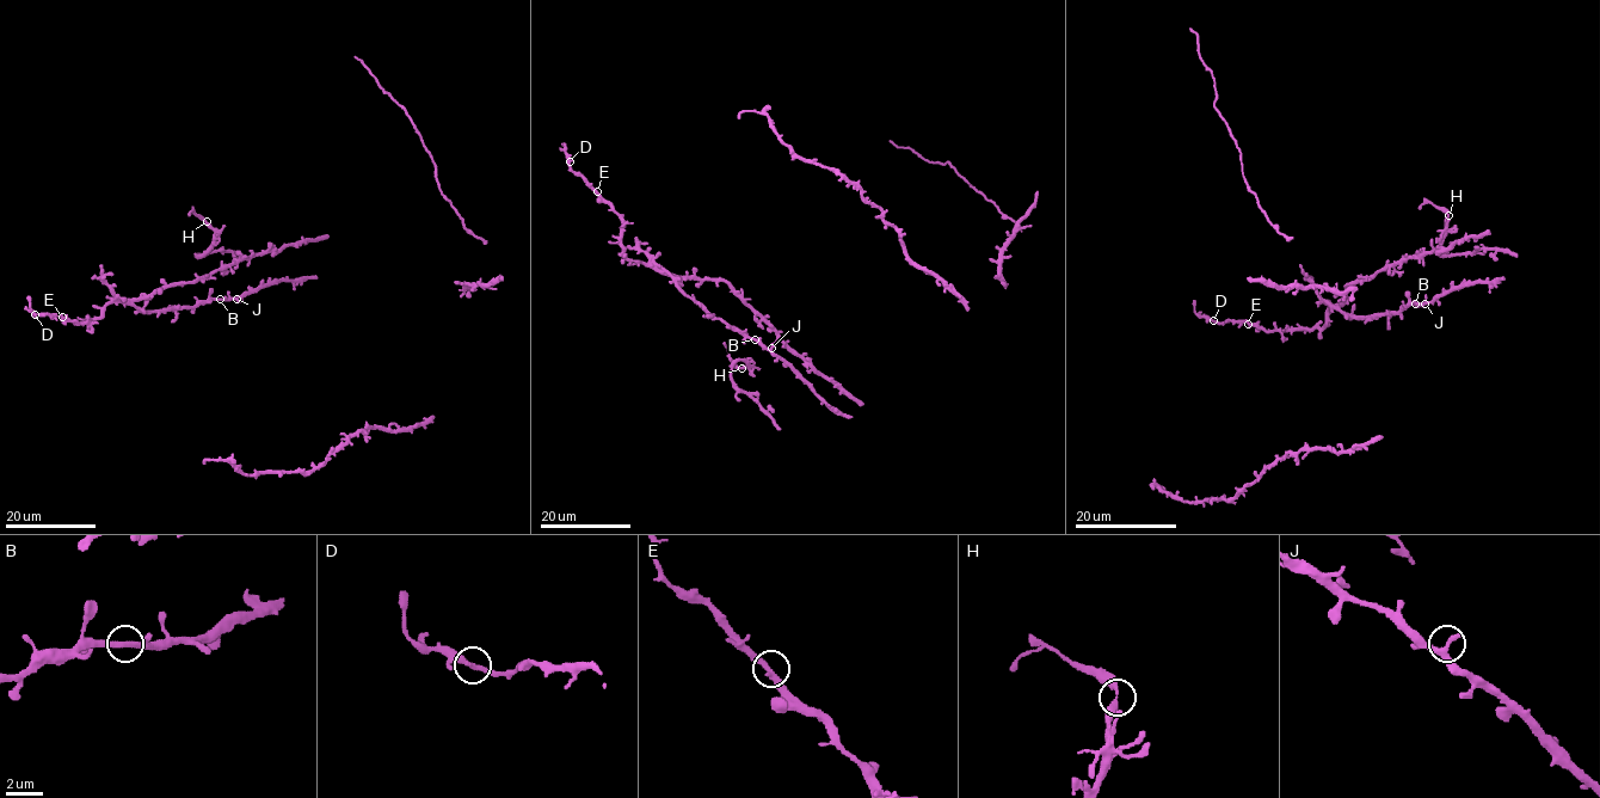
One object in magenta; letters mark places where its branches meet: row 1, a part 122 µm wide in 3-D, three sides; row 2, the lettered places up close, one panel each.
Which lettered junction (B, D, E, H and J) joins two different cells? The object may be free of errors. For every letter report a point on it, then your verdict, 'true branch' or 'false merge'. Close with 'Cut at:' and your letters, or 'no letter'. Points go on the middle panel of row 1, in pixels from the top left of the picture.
B: place (755, 339); true branch
D: place (570, 161); true branch
E: place (597, 191); true branch
H: place (742, 368); true branch
J: place (771, 348); true branch
Cut at: no letter

